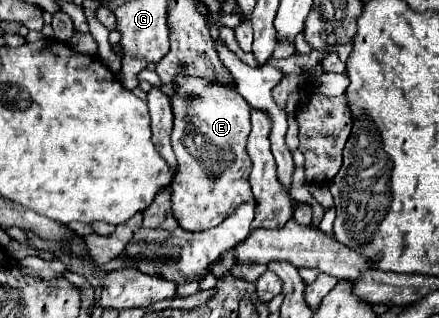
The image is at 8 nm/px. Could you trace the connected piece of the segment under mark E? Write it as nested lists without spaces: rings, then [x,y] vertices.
[[[179,77],[175,85],[177,95],[171,97],[175,115],[171,141],[177,155],[177,173],[171,183],[173,217],[185,231],[207,231],[227,219],[239,205],[251,201],[251,159],[245,149],[251,111],[235,89],[191,81],[191,77]]]

